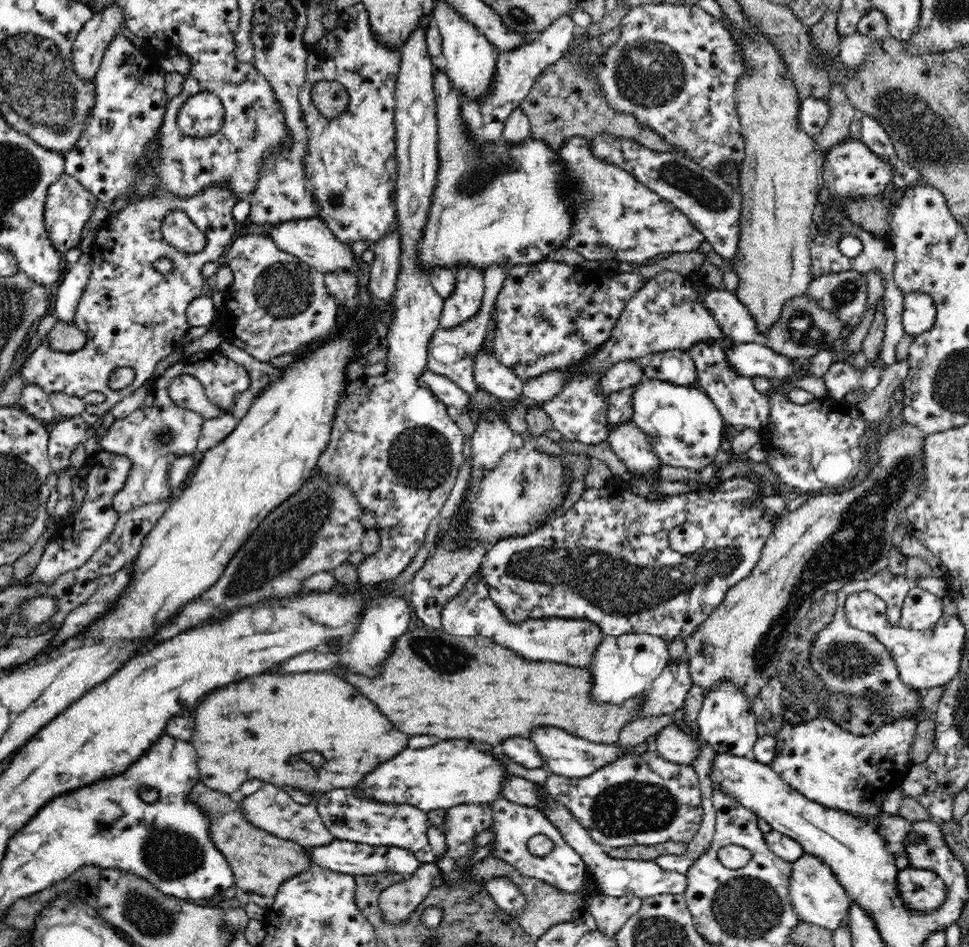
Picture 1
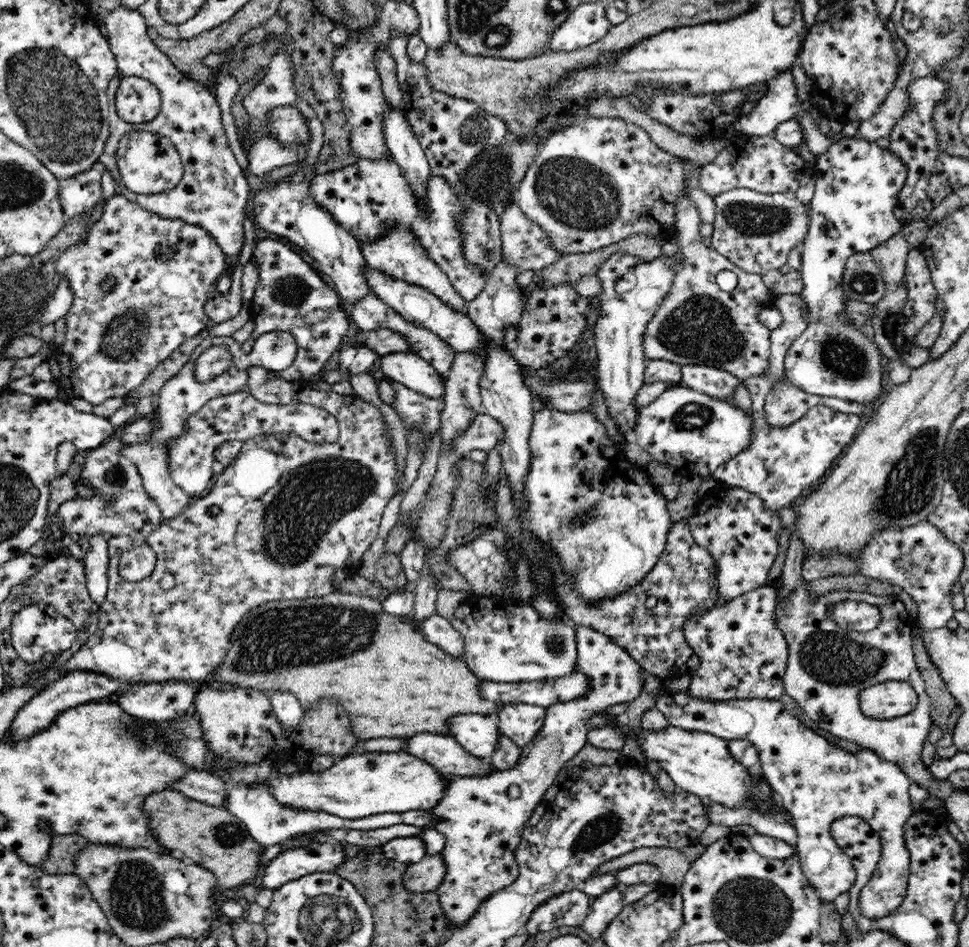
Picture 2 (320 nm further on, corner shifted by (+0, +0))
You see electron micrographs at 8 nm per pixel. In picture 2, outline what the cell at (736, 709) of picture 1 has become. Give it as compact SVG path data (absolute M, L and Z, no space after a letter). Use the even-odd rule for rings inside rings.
M767 584L762 588L738 595L734 600L712 608L710 611L694 614L683 624L683 635L691 646L693 654L700 660L700 668L691 677L686 693L700 699L714 701L761 698L779 699L785 693L783 677L787 668L789 648L782 631L776 626L775 612L778 600L775 585Z

